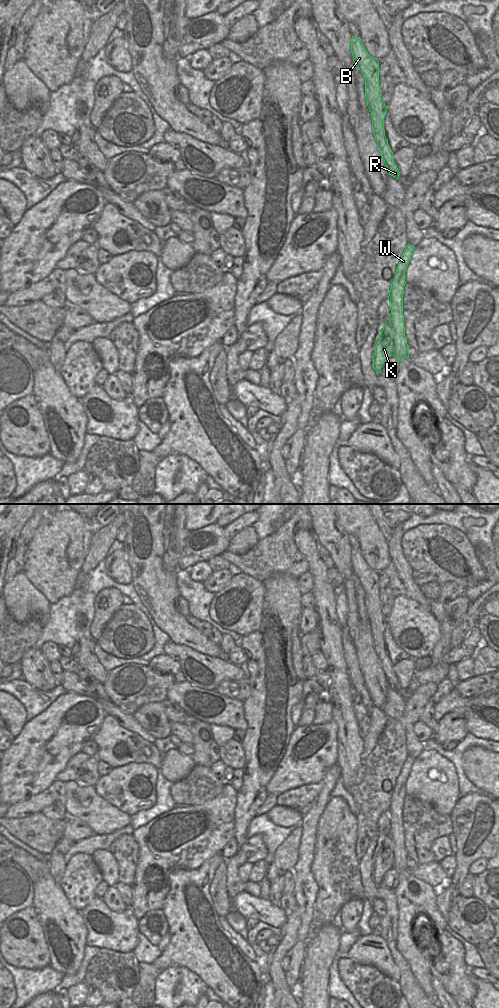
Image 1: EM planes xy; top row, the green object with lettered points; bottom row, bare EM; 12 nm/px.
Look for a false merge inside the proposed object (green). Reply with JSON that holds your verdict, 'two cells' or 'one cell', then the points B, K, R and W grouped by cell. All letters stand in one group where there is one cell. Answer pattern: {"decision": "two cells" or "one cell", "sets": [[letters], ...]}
{"decision": "two cells", "sets": [["B", "R", "W"], ["K"]]}

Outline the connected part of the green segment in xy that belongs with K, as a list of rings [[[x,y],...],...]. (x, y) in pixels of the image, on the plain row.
[[[390,834],[383,837],[381,846],[377,852],[375,865],[373,867],[373,880],[377,885],[381,885],[384,874],[393,868],[395,844]]]

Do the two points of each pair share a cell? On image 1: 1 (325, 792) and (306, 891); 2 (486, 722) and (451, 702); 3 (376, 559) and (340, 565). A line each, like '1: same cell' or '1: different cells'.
1: same cell
2: same cell
3: different cells

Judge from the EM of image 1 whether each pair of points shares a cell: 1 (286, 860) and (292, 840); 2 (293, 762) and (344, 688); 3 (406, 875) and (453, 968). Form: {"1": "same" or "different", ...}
{"1": "same", "2": "different", "3": "different"}

